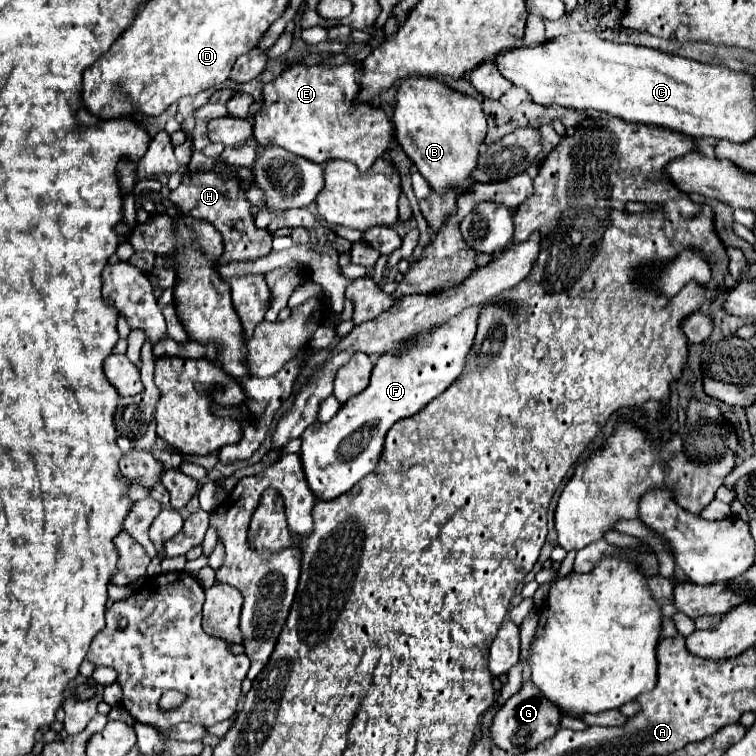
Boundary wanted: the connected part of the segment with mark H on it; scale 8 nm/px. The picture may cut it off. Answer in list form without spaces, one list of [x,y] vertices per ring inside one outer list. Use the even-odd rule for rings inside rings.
[[[208,171],[208,173],[186,173],[182,177],[182,183],[176,191],[170,193],[170,201],[176,203],[184,215],[192,215],[196,219],[206,219],[210,221],[216,229],[220,229],[224,237],[224,253],[220,263],[230,263],[230,261],[250,261],[264,257],[272,251],[272,235],[268,229],[258,229],[254,225],[254,217],[250,215],[252,203],[246,201],[244,189],[240,187],[238,177],[234,175],[222,175],[218,171]]]

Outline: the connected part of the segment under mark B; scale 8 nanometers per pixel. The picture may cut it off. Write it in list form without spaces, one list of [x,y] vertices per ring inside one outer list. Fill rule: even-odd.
[[[406,79],[396,95],[392,121],[398,143],[432,191],[438,195],[444,195],[448,189],[458,195],[460,191],[472,191],[472,185],[476,183],[472,179],[472,171],[478,165],[478,149],[484,143],[488,129],[480,101],[450,89],[436,79]]]

